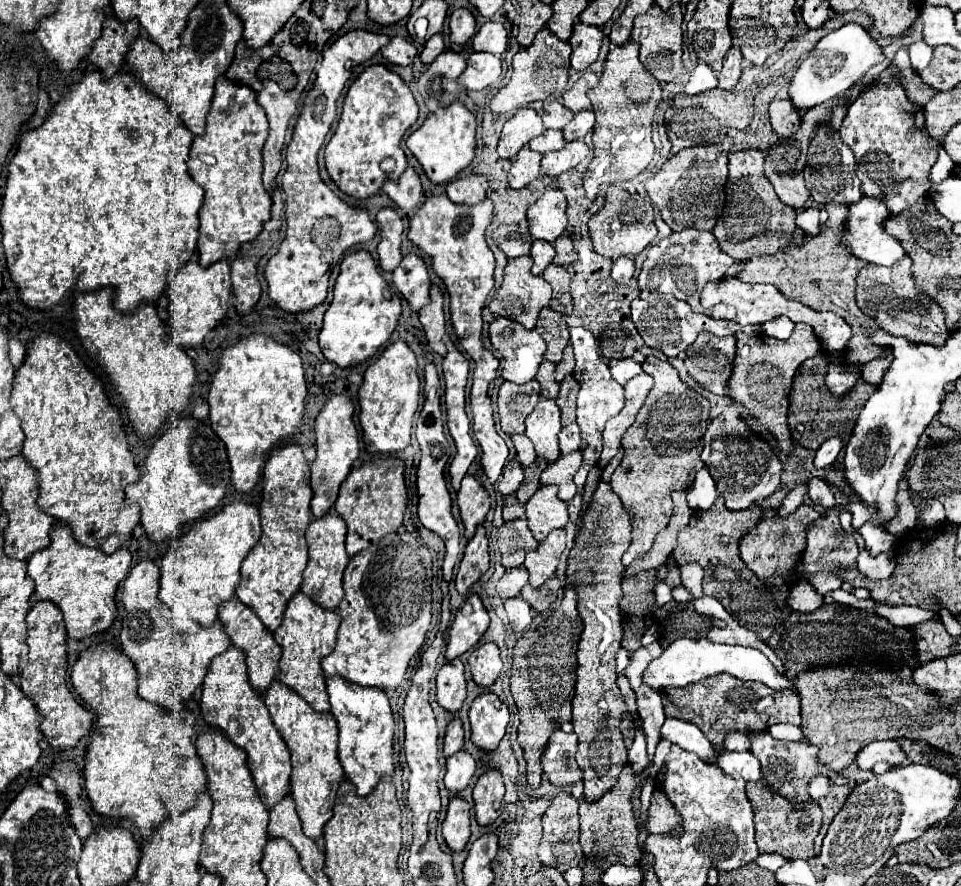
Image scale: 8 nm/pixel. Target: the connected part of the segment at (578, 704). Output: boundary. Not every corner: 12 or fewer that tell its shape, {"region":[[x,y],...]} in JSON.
{"region":[[599,482],[567,554],[585,798],[627,764],[617,686],[631,516]]}

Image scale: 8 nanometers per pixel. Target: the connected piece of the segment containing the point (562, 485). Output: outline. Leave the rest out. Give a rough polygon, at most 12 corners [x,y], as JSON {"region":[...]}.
{"region":[[581,452],[559,456],[541,474],[541,484],[559,486],[559,498],[575,496],[573,476],[581,466]]}

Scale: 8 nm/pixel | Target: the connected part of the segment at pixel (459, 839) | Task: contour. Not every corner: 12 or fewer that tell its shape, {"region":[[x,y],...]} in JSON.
{"region":[[453,796],[441,826],[451,850],[469,840],[469,804]]}

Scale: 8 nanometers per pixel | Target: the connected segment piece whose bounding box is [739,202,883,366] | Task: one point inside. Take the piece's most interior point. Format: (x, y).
(821, 274)

